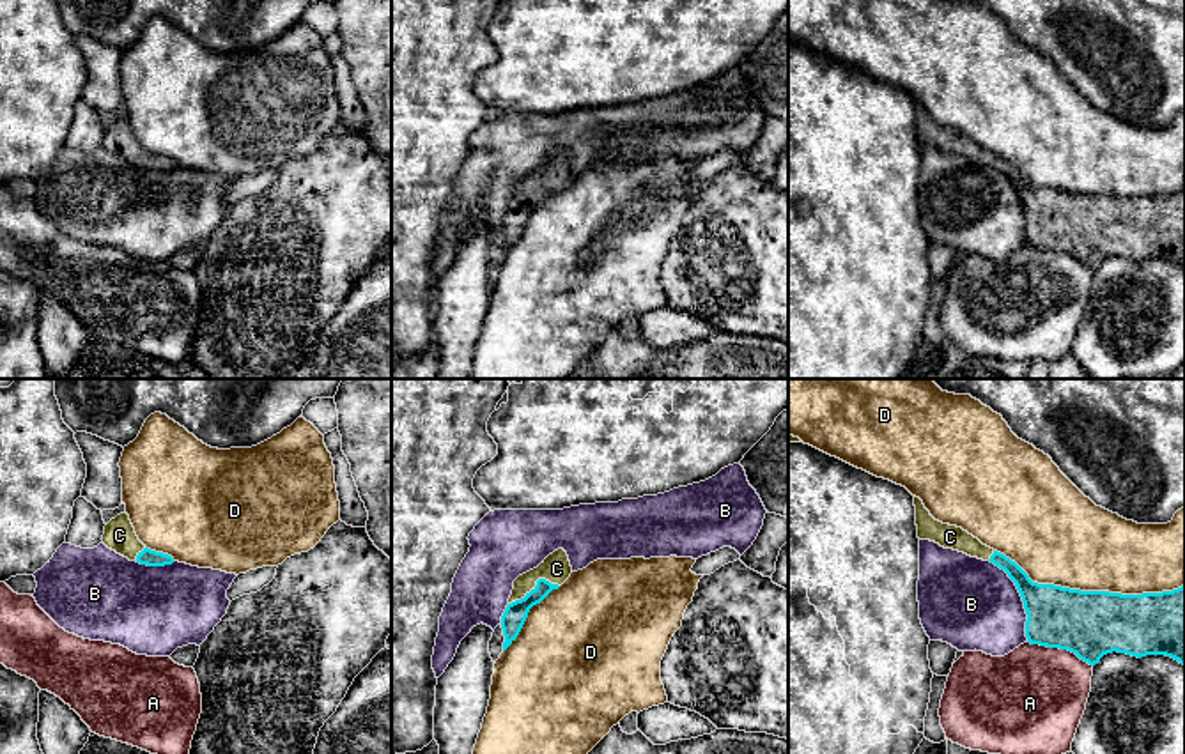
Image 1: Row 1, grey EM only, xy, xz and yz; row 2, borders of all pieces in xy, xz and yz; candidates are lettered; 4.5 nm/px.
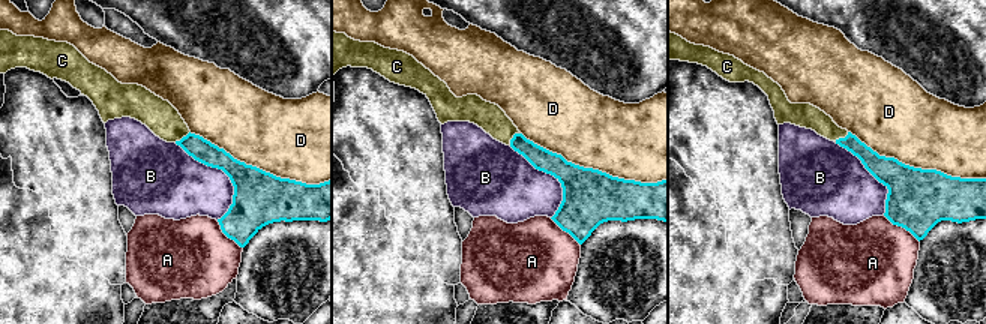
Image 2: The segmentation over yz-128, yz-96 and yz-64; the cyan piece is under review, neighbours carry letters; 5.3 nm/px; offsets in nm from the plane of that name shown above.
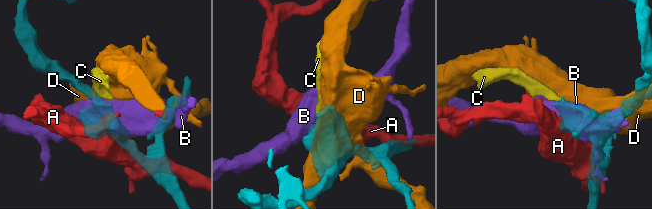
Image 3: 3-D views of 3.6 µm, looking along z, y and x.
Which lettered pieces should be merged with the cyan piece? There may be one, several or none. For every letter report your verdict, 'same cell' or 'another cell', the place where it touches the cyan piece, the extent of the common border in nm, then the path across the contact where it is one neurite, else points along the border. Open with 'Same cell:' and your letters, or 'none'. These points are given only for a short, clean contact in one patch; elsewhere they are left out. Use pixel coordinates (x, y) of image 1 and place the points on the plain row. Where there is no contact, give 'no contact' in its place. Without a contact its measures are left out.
Same cell: C
A: another cell; contact yz (1060, 252); length 320 nm
B: another cell; contact yz (1022, 202); length 420 nm
C: same cell; contact xz (535, 190); length 240 nm; way xz (516, 216), (519, 206), (535, 190), (557, 172)
D: another cell; contact yz (1090, 195); length 900 nm

